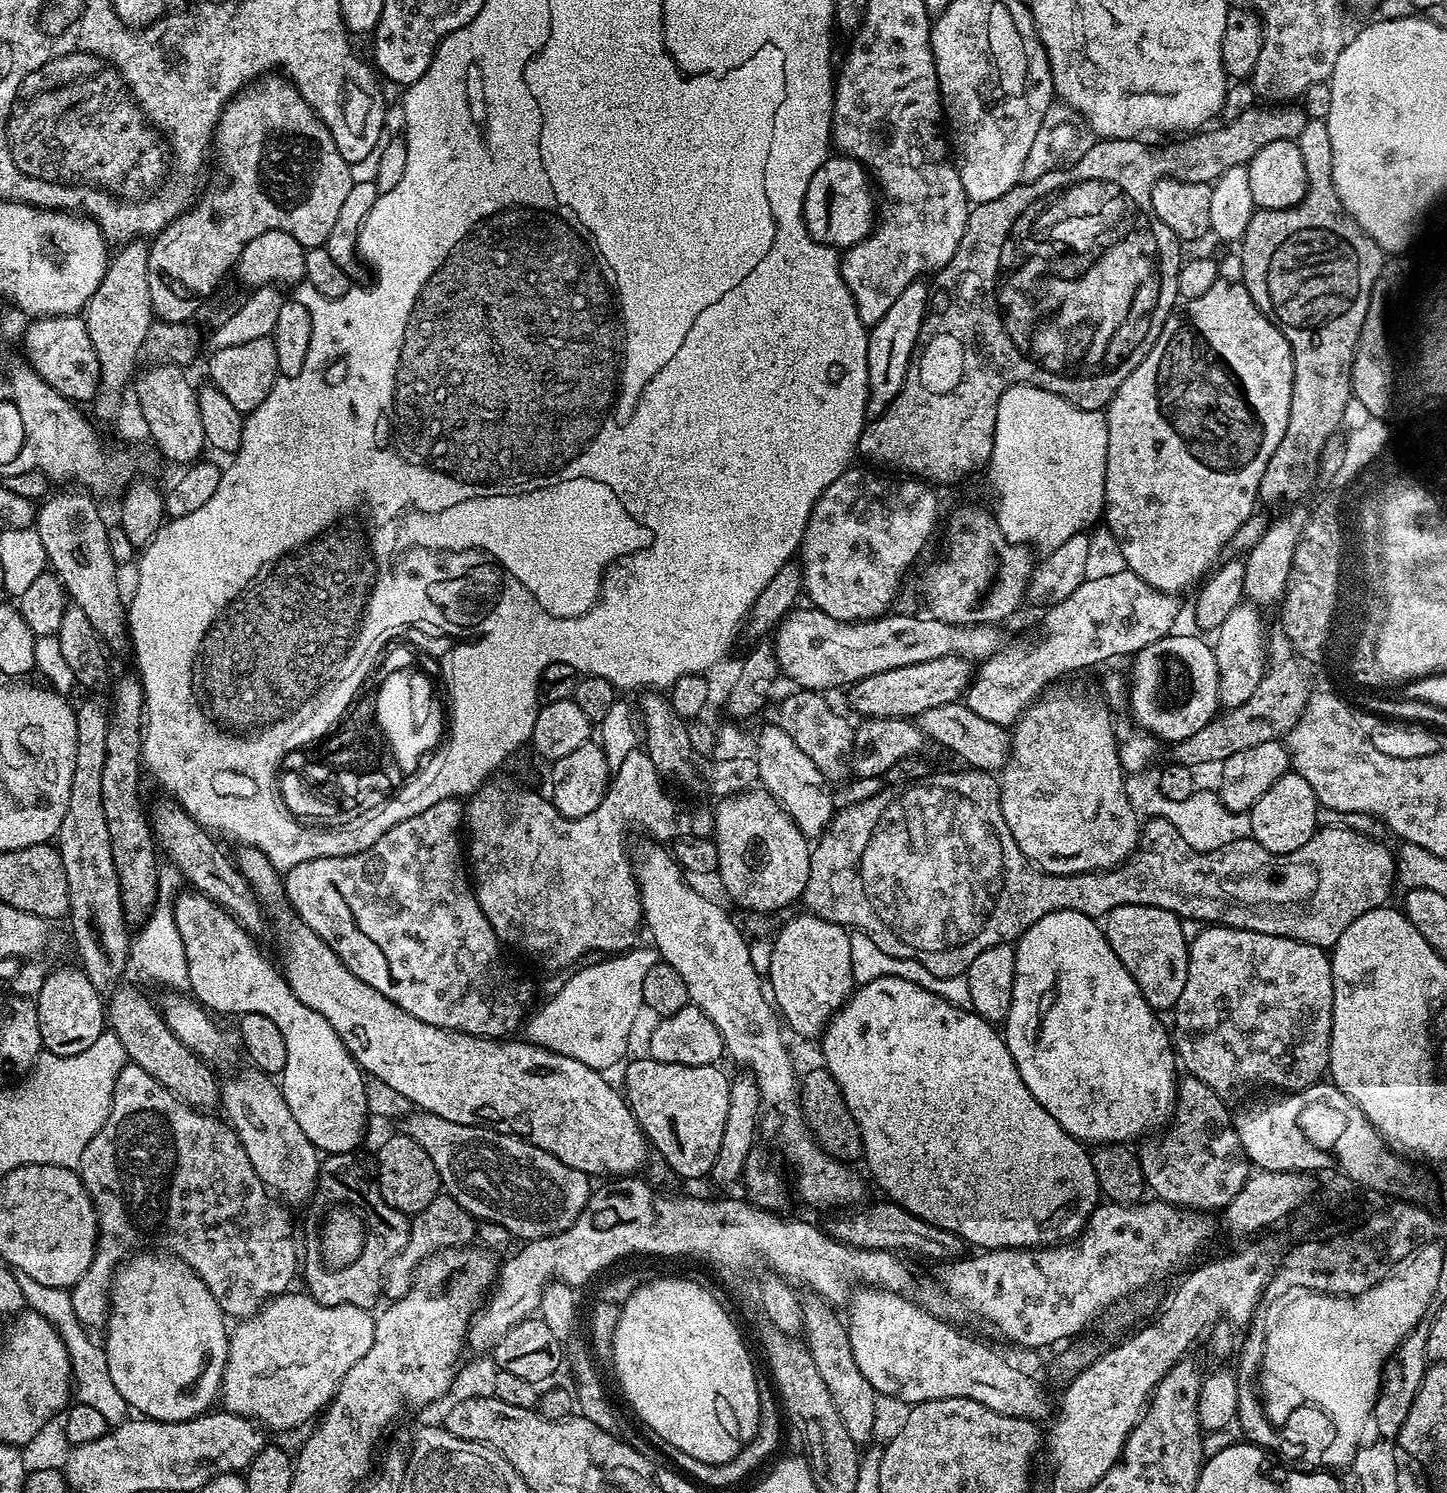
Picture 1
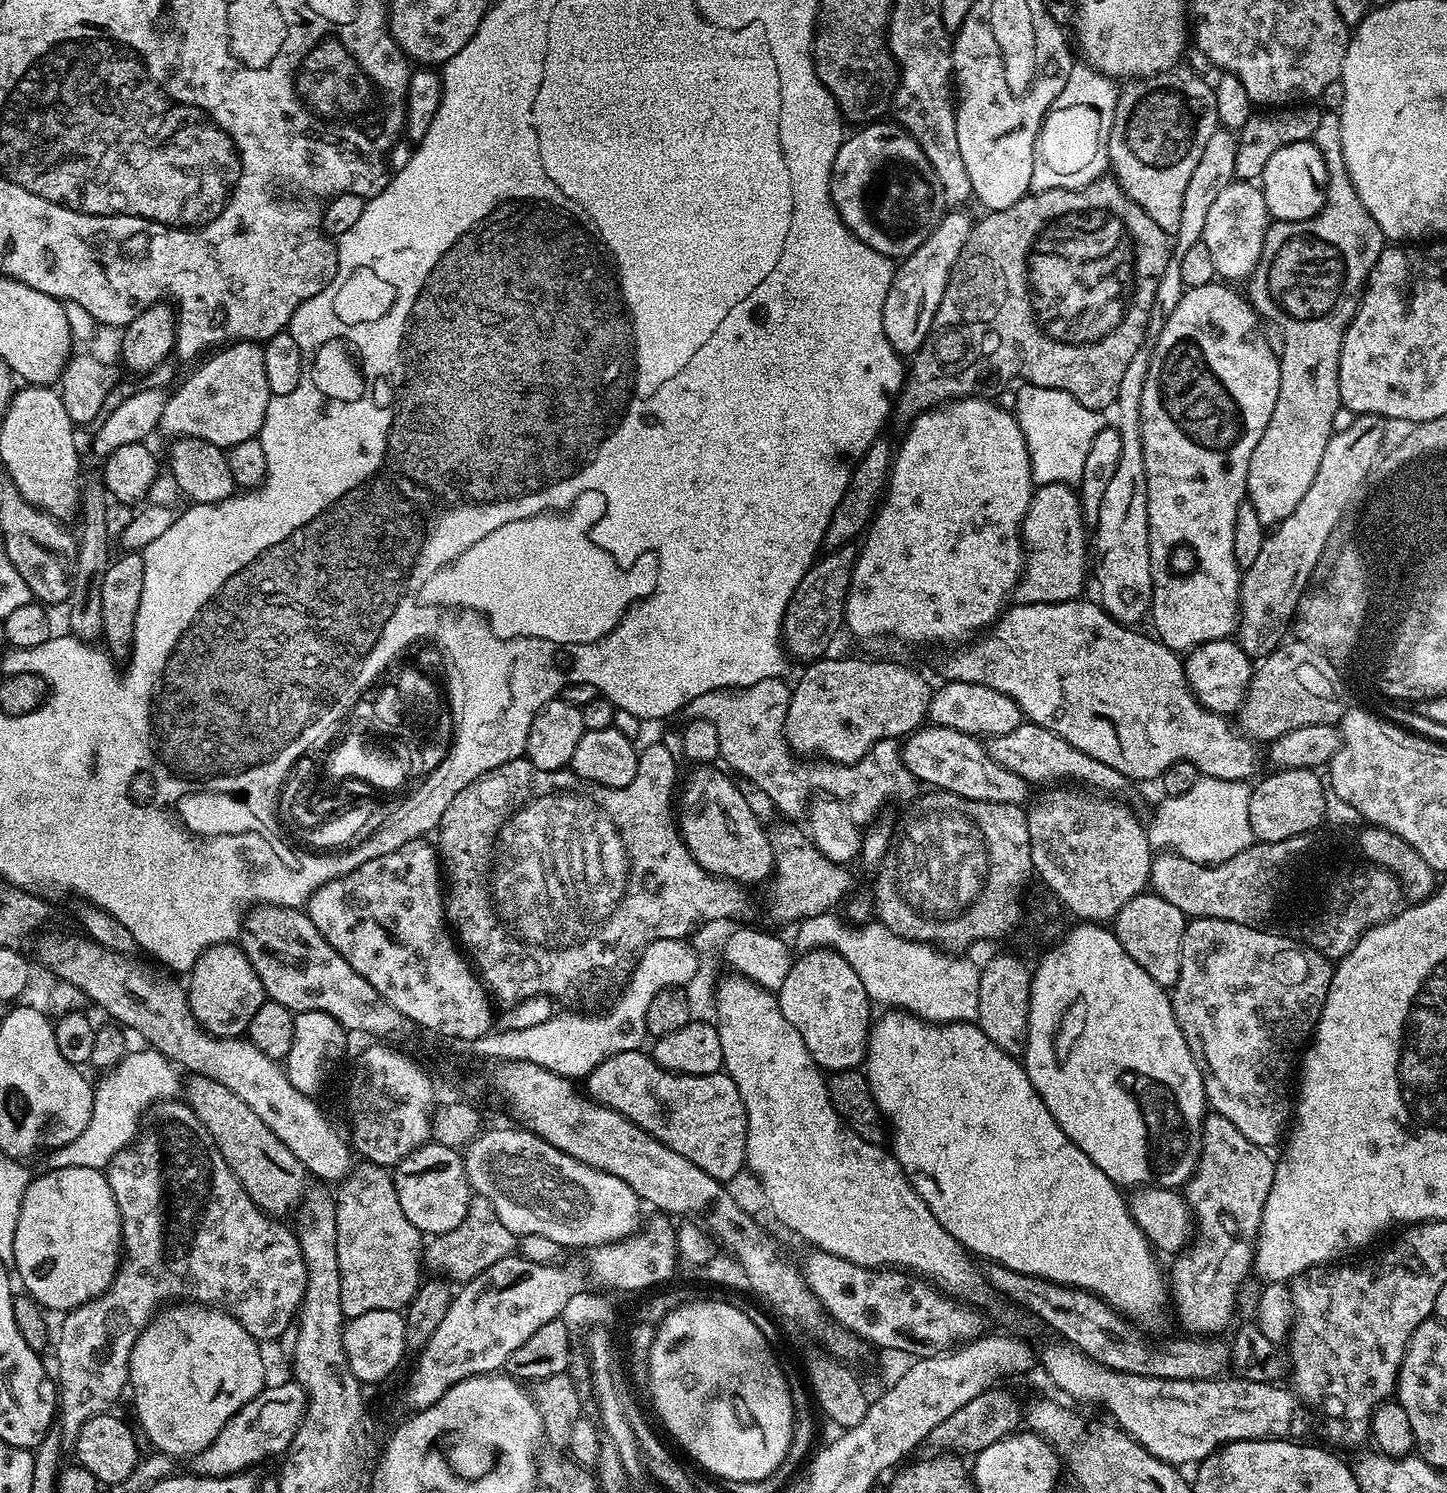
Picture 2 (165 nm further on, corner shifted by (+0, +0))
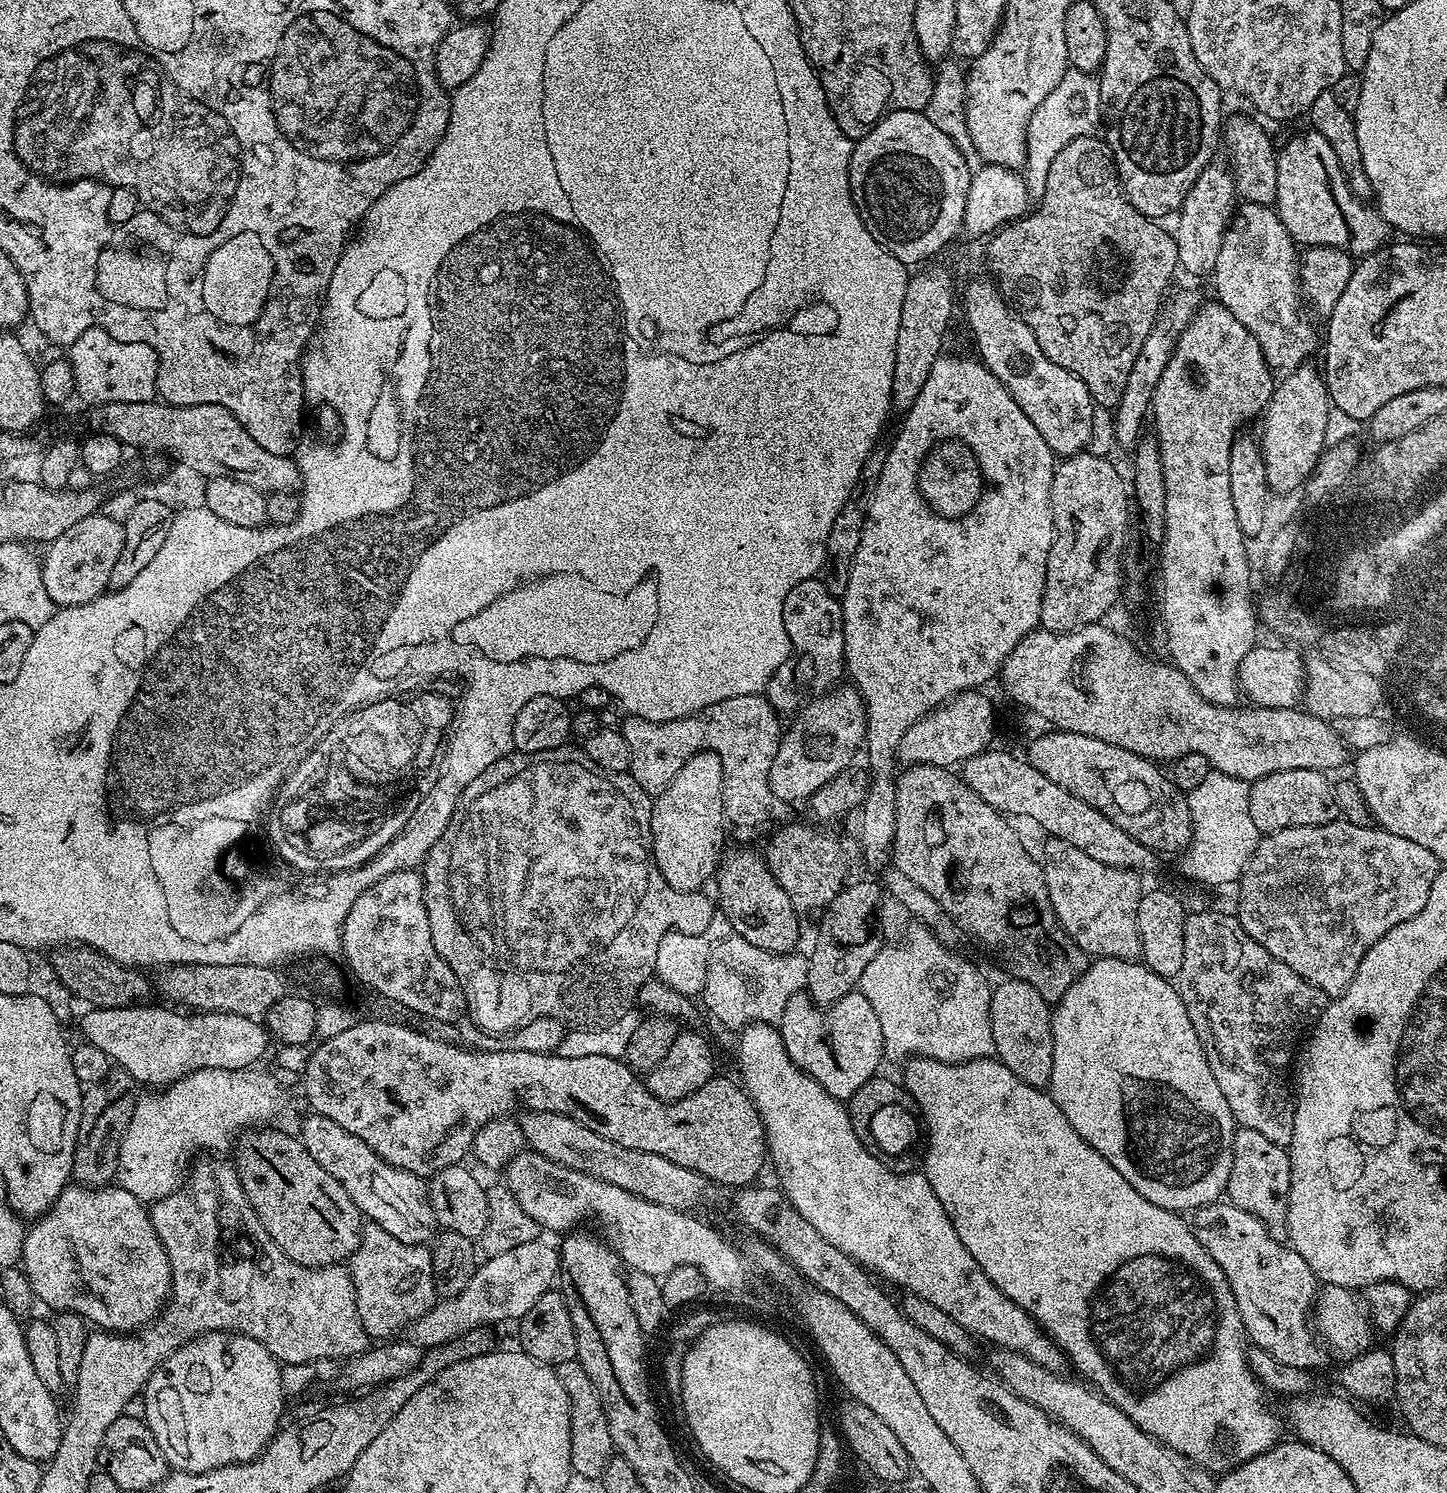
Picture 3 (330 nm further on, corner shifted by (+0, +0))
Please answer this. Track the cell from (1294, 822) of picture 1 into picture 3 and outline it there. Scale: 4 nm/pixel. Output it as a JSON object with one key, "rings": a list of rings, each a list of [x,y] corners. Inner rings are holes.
{"rings":[[[1282,770],[1261,780],[1251,781],[1250,816],[1261,834],[1294,826],[1318,826],[1337,819],[1336,799],[1329,777],[1314,770]]]}

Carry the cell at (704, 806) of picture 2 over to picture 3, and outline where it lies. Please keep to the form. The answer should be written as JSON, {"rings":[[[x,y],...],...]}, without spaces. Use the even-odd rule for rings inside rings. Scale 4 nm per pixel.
{"rings":[[[732,848],[720,857],[720,862],[714,877],[716,884],[716,896],[718,908],[722,915],[728,919],[733,933],[741,936],[750,942],[753,946],[758,946],[761,950],[772,951],[776,953],[789,953],[797,947],[795,945],[800,940],[800,920],[798,911],[790,902],[790,897],[782,890],[782,886],[775,881],[774,874],[768,869],[765,863],[765,857],[758,854],[755,856],[748,848]]]}

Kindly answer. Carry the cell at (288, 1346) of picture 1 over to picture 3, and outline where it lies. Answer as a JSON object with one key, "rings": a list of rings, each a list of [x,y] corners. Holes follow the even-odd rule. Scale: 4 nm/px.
{"rings":[[[543,1239],[522,1242],[522,1246],[514,1246],[514,1250],[488,1256],[485,1264],[483,1261],[477,1267],[470,1282],[466,1282],[466,1290],[462,1290],[462,1294],[441,1299],[422,1318],[408,1325],[406,1339],[421,1348],[435,1350],[451,1340],[459,1340],[476,1328],[487,1329],[488,1324],[500,1324],[503,1320],[521,1320],[530,1306],[534,1306],[534,1302],[538,1302],[538,1298],[557,1283],[560,1275],[560,1253],[544,1243]]]}

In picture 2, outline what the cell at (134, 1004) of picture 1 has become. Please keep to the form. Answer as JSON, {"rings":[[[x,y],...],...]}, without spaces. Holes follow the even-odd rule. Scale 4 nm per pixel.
{"rings":[[[189,1075],[182,1088],[182,1096],[188,1107],[192,1109],[192,1113],[198,1118],[198,1122],[202,1122],[202,1126],[206,1126],[206,1130],[214,1138],[234,1178],[238,1178],[246,1194],[250,1194],[250,1198],[262,1211],[273,1218],[284,1218],[291,1208],[296,1210],[301,1207],[306,1189],[310,1184],[309,1172],[304,1169],[302,1162],[298,1162],[298,1158],[294,1158],[294,1154],[290,1154],[290,1146],[282,1143],[274,1135],[274,1130],[270,1130],[266,1122],[262,1122],[262,1118],[258,1118],[258,1114],[254,1114],[254,1110],[250,1110],[250,1106],[246,1106],[242,1098],[238,1098],[238,1094],[226,1090],[226,1086],[222,1086],[222,1082],[214,1082],[214,1078]]]}

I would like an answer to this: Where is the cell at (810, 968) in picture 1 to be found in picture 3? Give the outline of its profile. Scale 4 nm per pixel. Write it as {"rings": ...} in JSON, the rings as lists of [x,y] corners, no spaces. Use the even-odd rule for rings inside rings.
{"rings":[[[853,990],[845,994],[838,1002],[827,1006],[813,1004],[807,991],[796,992],[786,1003],[778,1021],[780,1037],[786,1046],[786,1054],[800,1067],[810,1078],[814,1078],[822,1085],[833,1098],[846,1102],[870,1077],[881,1071],[880,1063],[885,1063],[884,1039],[882,1038],[882,1026],[878,1023],[878,1014],[874,1014],[874,1006],[866,1002],[866,998],[859,990]]]}

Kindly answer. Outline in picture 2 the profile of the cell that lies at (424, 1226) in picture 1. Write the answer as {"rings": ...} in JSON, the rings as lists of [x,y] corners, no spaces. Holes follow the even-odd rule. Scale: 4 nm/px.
{"rings":[[[473,1195],[470,1206],[466,1210],[466,1218],[454,1230],[441,1236],[433,1236],[427,1241],[422,1252],[422,1264],[430,1273],[449,1281],[467,1282],[482,1274],[494,1262],[513,1255],[517,1251],[517,1237],[506,1226],[498,1214],[494,1214],[494,1206],[485,1196]]]}

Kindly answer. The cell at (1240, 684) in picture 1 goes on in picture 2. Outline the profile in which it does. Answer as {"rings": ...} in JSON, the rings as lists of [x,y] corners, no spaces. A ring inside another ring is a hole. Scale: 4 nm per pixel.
{"rings":[[[1363,414],[1353,420],[1356,421],[1346,425],[1341,432],[1340,429],[1333,431],[1330,442],[1326,442],[1326,454],[1322,454],[1318,474],[1314,474],[1314,482],[1310,482],[1310,490],[1306,490],[1294,512],[1265,535],[1258,558],[1254,558],[1249,568],[1243,569],[1238,643],[1250,657],[1268,656],[1285,639],[1297,599],[1306,592],[1308,580],[1314,576],[1314,572],[1308,568],[1309,556],[1322,551],[1340,511],[1357,497],[1359,475],[1378,462],[1379,456],[1376,455],[1381,455],[1384,447],[1385,421],[1379,416]]]}

